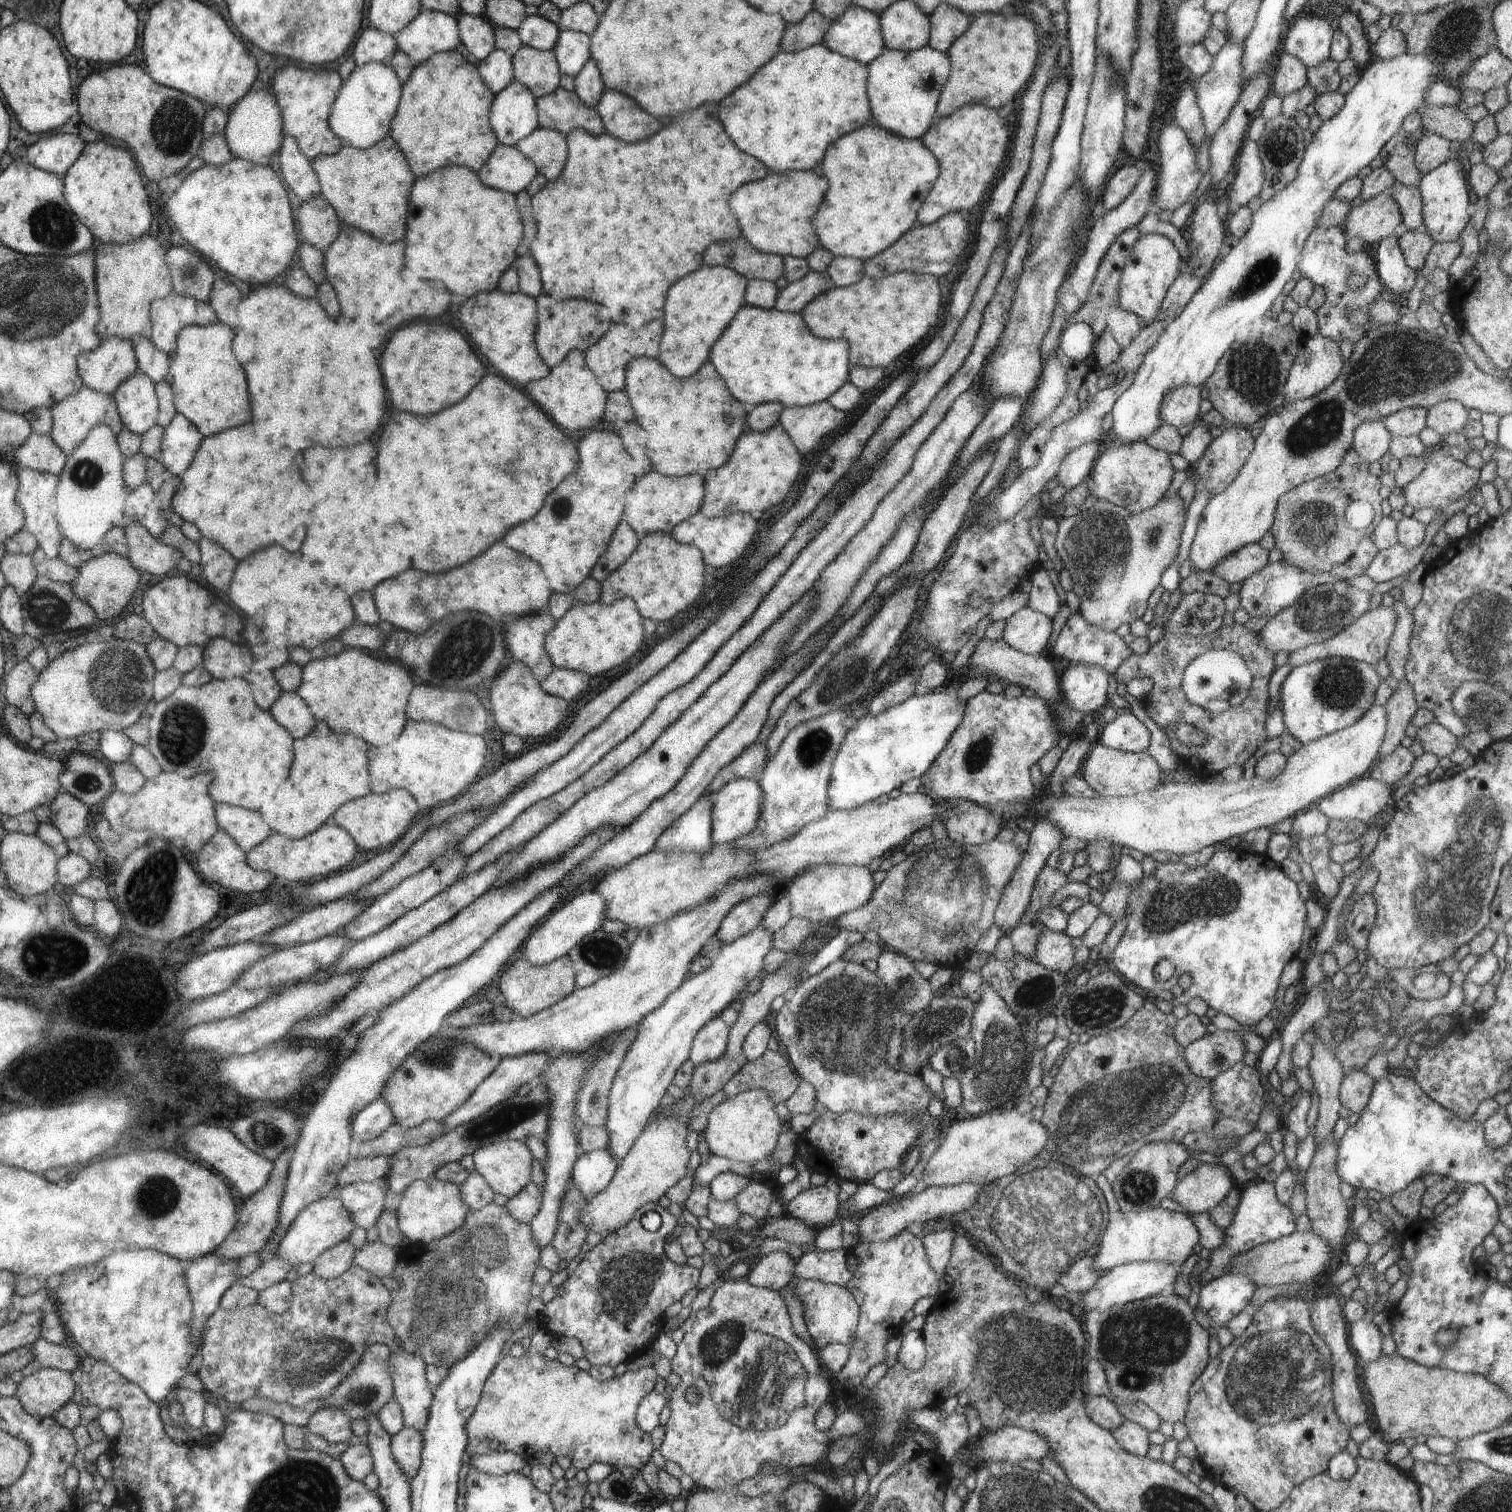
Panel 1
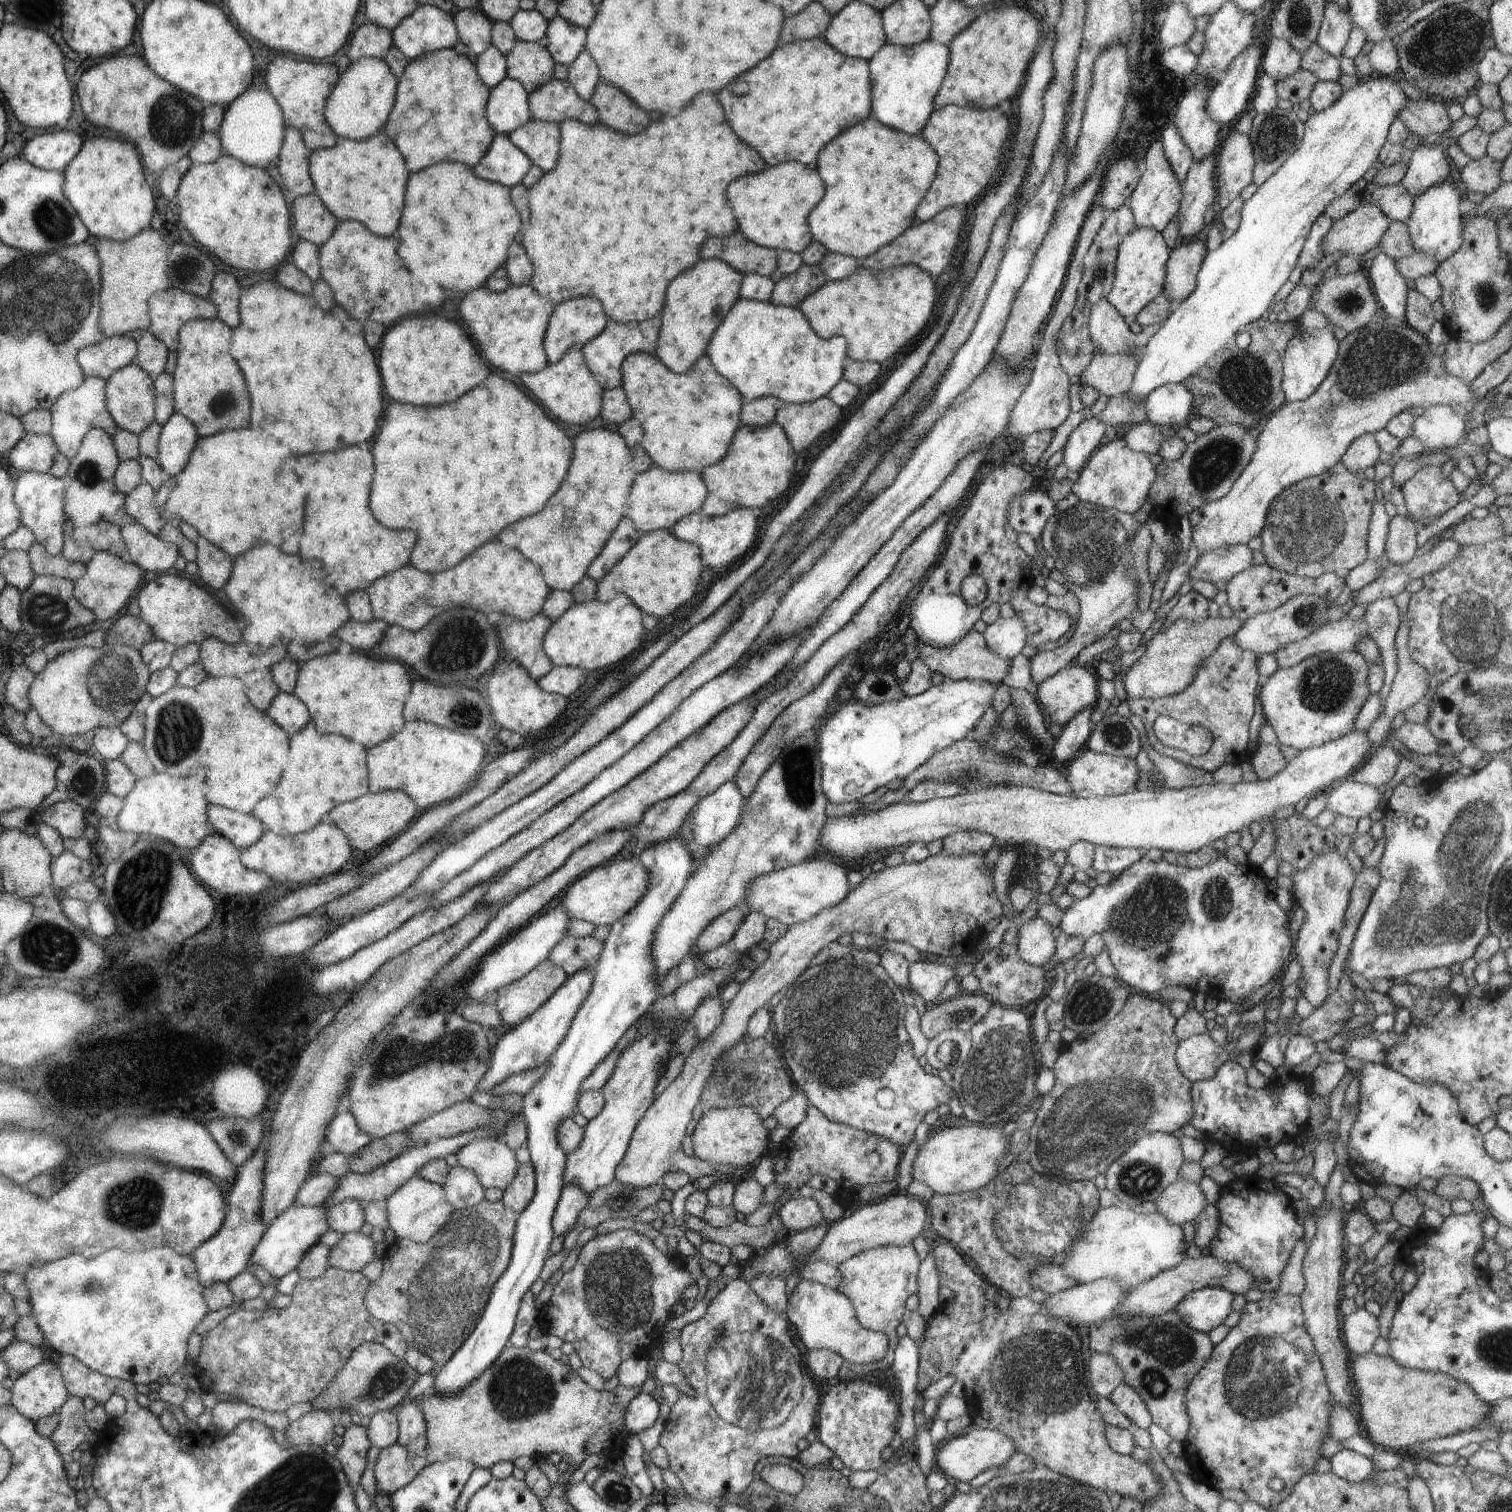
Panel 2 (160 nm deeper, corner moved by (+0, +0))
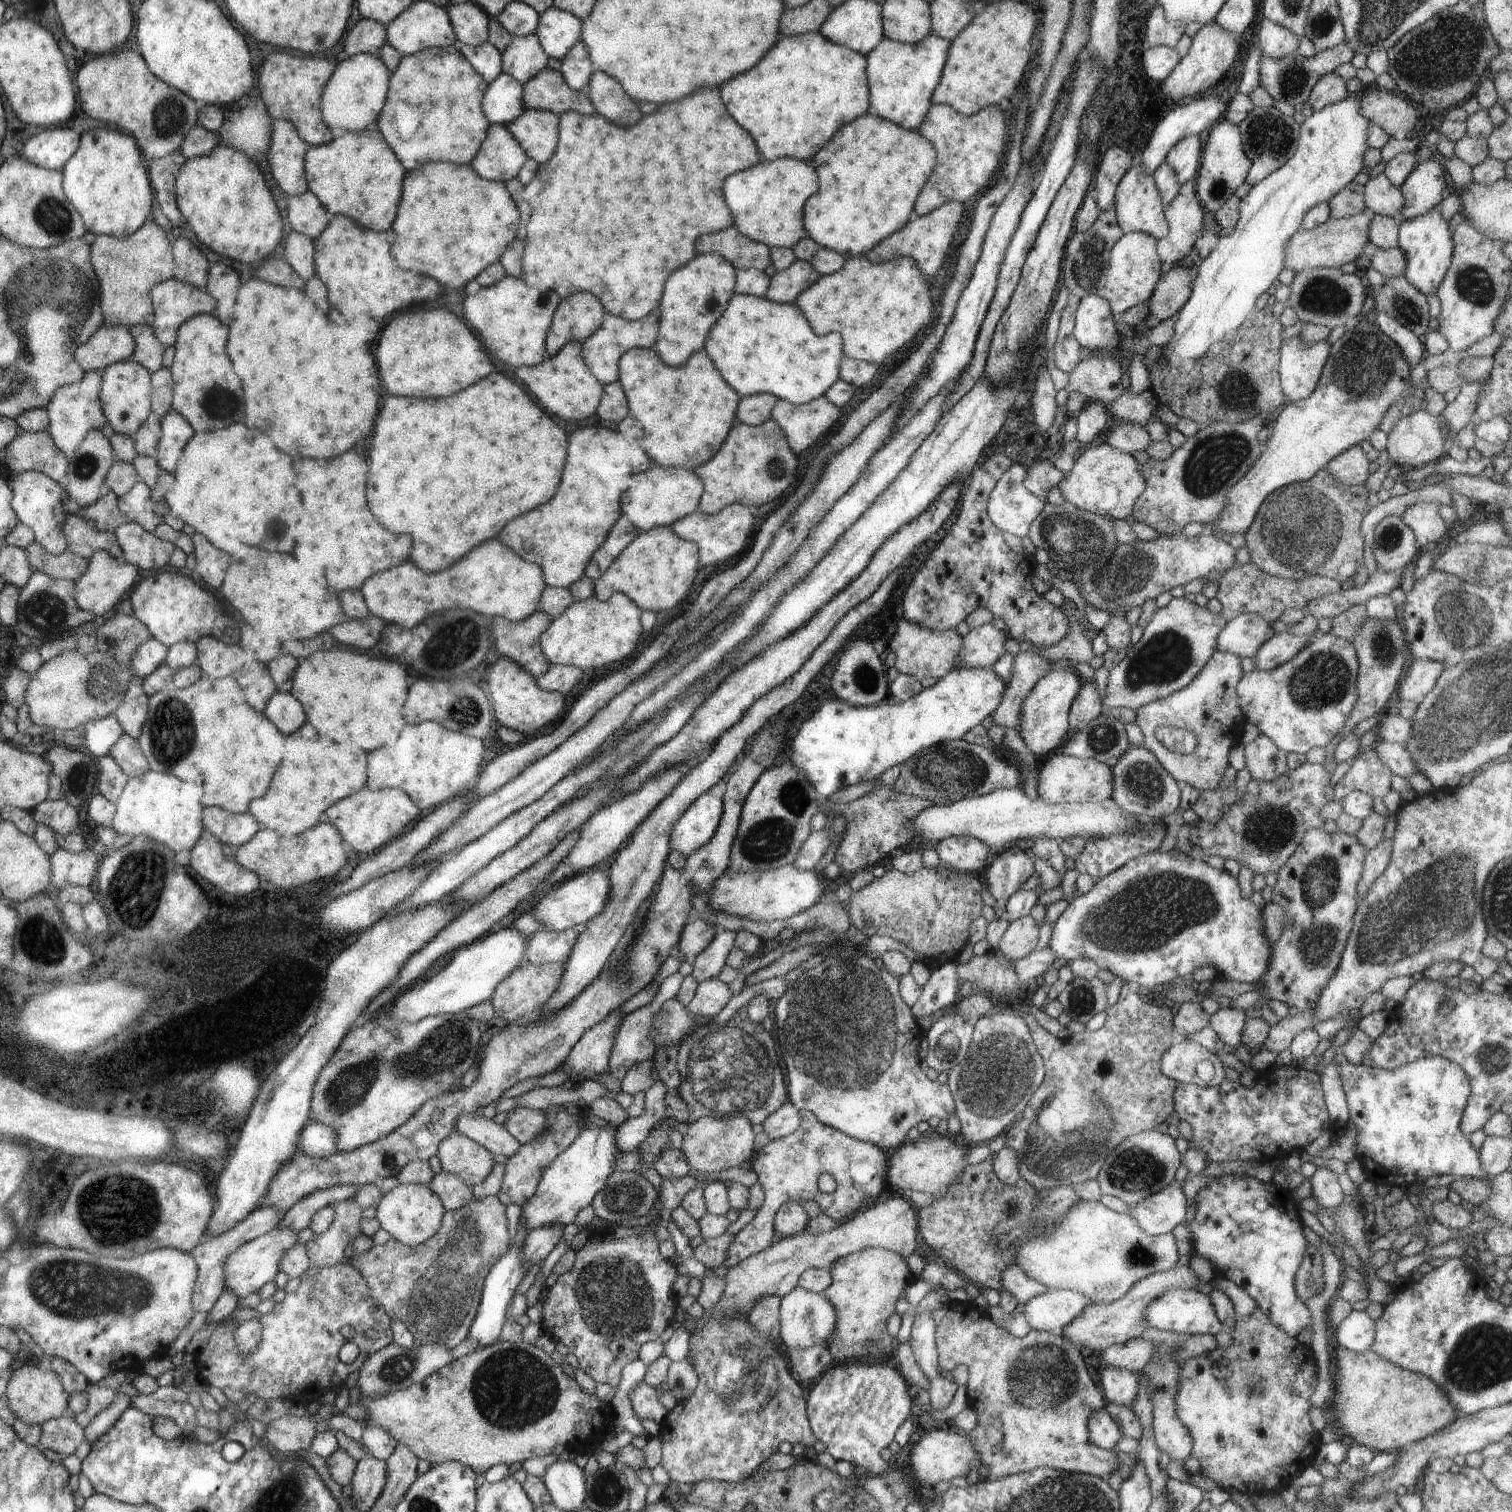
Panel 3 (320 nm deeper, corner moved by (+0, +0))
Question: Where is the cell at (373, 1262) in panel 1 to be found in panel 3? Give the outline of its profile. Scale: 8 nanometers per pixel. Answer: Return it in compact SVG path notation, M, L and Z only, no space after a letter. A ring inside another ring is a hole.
M352 1198L334 1204L335 1221L322 1234L315 1234L308 1242L307 1257L312 1267L331 1267L348 1260L345 1248L362 1234L360 1214L363 1208Z

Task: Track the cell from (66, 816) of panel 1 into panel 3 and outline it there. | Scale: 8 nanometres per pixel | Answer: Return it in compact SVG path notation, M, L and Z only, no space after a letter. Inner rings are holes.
M66 799L43 800L30 814L37 825L45 824L55 833L63 835L74 831L79 822L77 808Z

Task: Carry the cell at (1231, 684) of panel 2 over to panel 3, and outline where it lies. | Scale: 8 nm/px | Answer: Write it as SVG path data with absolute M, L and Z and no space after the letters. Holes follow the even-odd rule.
M1216 650L1188 686L1164 698L1150 701L1136 710L1135 723L1142 731L1142 744L1179 784L1189 784L1200 792L1215 789L1220 785L1229 765L1228 753L1240 741L1245 725L1245 717L1236 692L1244 674L1240 666L1241 659L1234 653ZM1160 727L1174 727L1193 732L1198 741L1197 747L1187 755L1169 751L1157 739L1156 731Z

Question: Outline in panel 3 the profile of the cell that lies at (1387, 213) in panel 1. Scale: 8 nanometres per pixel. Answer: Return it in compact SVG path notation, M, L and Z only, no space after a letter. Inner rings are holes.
M1369 212L1358 213L1352 216L1335 219L1330 217L1326 222L1314 228L1298 229L1290 242L1286 245L1284 266L1297 273L1304 269L1316 267L1332 267L1340 269L1347 262L1354 262L1369 241L1369 226L1372 215Z

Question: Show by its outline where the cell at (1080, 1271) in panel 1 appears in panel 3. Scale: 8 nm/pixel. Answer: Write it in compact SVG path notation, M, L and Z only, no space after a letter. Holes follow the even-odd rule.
M1018 1265L1007 1266L1001 1274L1002 1290L1008 1292L1019 1303L1027 1303L1031 1298L1045 1293L1049 1288L1031 1279Z

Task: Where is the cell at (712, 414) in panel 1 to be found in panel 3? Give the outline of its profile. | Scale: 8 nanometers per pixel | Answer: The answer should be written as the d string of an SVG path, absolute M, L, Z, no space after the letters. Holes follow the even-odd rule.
M633 348L626 351L619 360L619 380L623 386L630 414L636 422L643 424L644 436L640 448L652 456L662 466L668 468L684 467L696 468L714 458L714 454L720 450L726 434L734 428L736 406L739 406L740 396L718 374L718 369L710 360L709 354L704 350L694 352L688 358L687 363L679 367L668 368L668 364L658 355L658 352L649 348Z

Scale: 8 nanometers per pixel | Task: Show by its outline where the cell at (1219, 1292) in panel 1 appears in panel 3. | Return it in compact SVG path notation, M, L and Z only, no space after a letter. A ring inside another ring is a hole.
M1168 1289L1148 1304L1145 1308L1144 1318L1148 1328L1184 1333L1185 1335L1205 1335L1206 1333L1216 1335L1221 1330L1225 1330L1216 1316L1215 1306L1210 1297L1195 1289Z

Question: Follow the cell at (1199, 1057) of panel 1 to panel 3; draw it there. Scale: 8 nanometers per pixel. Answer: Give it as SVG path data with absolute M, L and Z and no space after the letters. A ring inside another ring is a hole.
M1184 1040L1180 1044L1172 1045L1160 1059L1160 1070L1168 1078L1187 1085L1198 1085L1205 1082L1206 1086L1219 1085L1225 1079L1225 1072L1221 1058L1202 1045Z

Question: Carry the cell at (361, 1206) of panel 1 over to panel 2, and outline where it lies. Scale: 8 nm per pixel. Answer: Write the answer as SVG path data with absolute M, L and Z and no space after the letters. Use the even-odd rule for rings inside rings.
M354 1198L332 1205L328 1209L331 1230L343 1235L360 1230L366 1222L364 1207L362 1200Z

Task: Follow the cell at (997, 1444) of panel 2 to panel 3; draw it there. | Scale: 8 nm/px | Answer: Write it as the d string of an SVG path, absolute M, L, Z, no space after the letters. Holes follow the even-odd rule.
M938 1427L922 1436L913 1446L908 1462L912 1468L912 1477L924 1491L938 1482L950 1482L956 1476L964 1476L972 1465L981 1466L979 1453L967 1435L945 1427Z

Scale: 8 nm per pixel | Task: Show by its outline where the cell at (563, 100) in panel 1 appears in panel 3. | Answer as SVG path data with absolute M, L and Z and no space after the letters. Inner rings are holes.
M550 67L523 83L523 96L526 98L527 109L552 111L558 116L568 111L583 115L596 112L585 90L573 89L563 73Z

